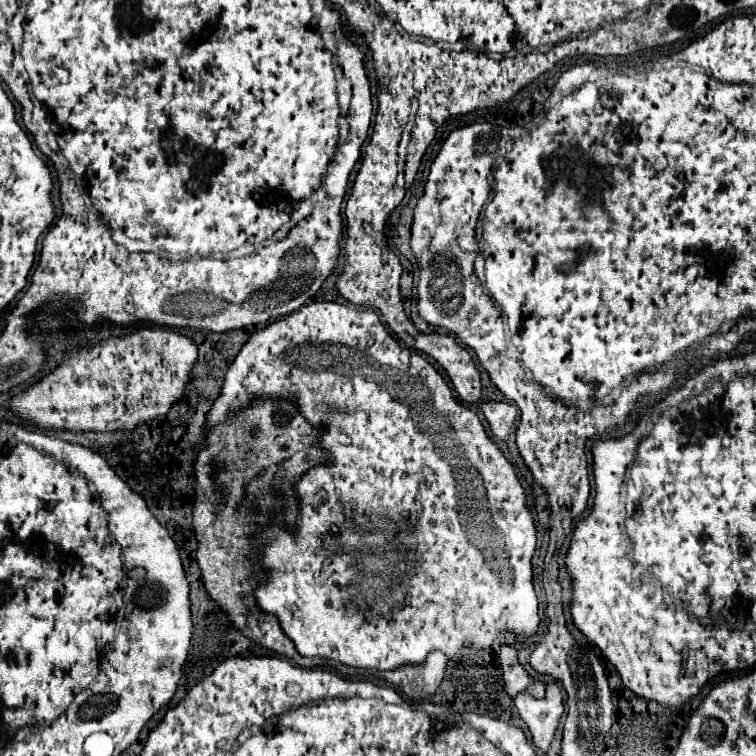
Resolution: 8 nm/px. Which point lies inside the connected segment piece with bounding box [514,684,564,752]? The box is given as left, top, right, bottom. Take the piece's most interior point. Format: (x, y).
(542, 716)

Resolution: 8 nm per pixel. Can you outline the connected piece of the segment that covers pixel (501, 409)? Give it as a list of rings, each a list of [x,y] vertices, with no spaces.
[[[492,402],[492,404],[484,404],[482,410],[486,420],[490,422],[494,436],[498,436],[500,440],[506,440],[516,420],[516,412],[518,412],[516,406],[508,402]]]

